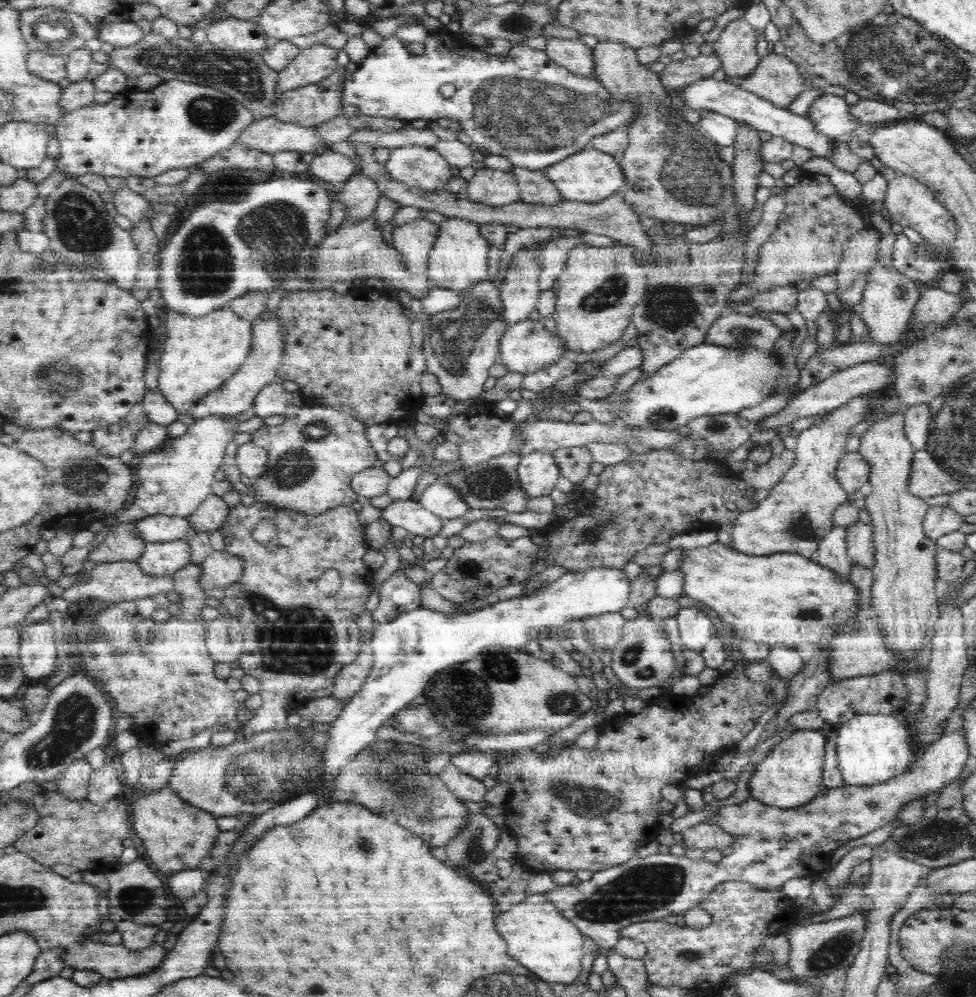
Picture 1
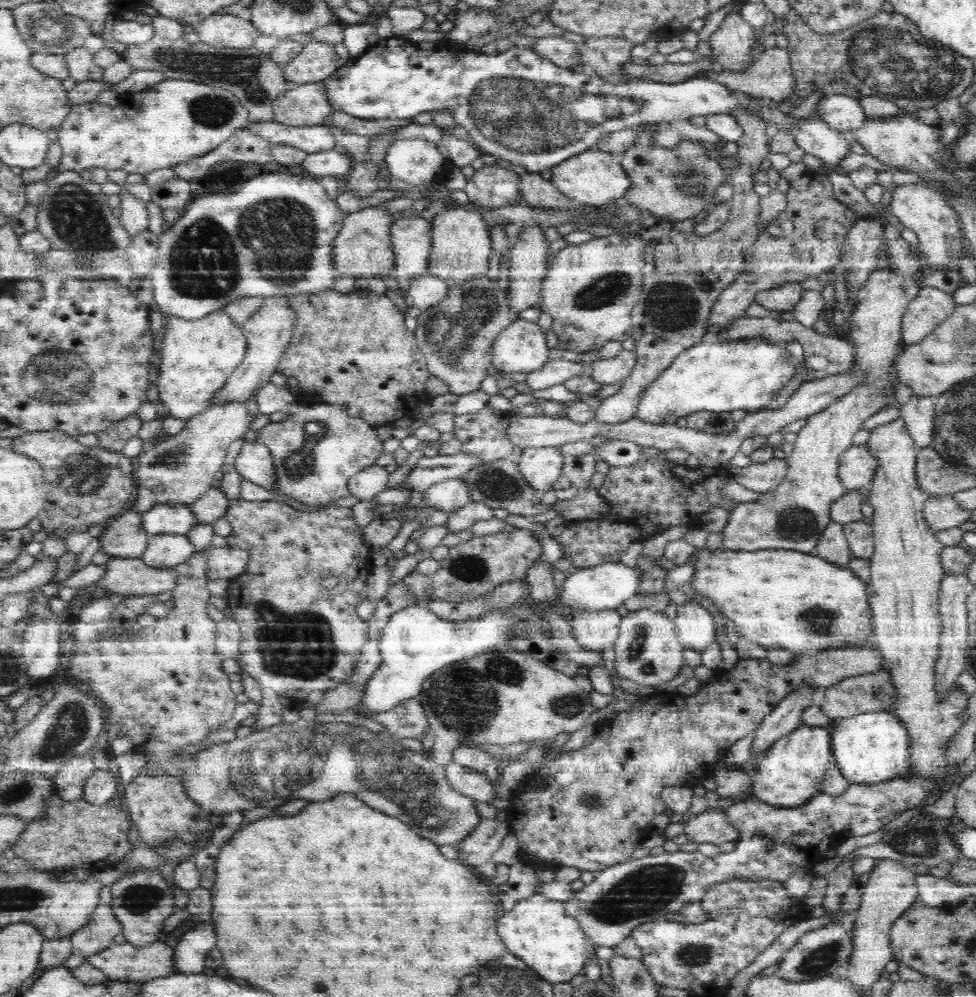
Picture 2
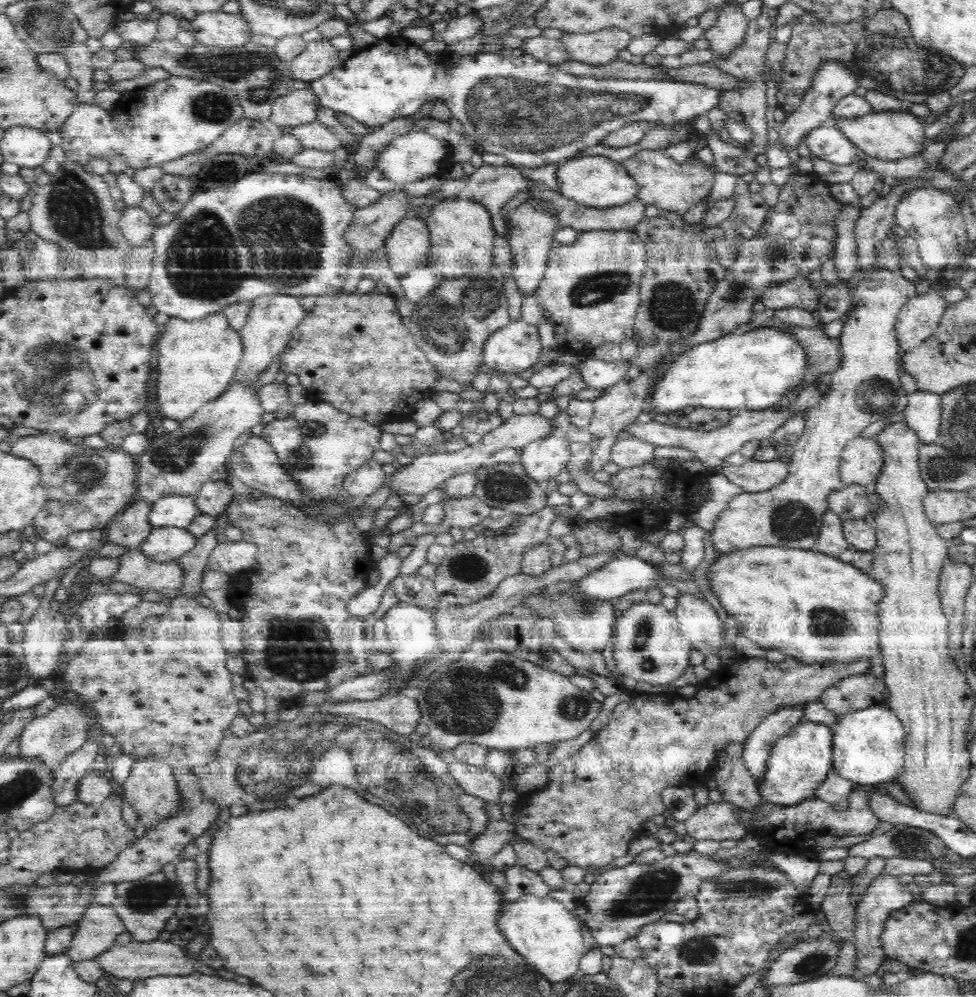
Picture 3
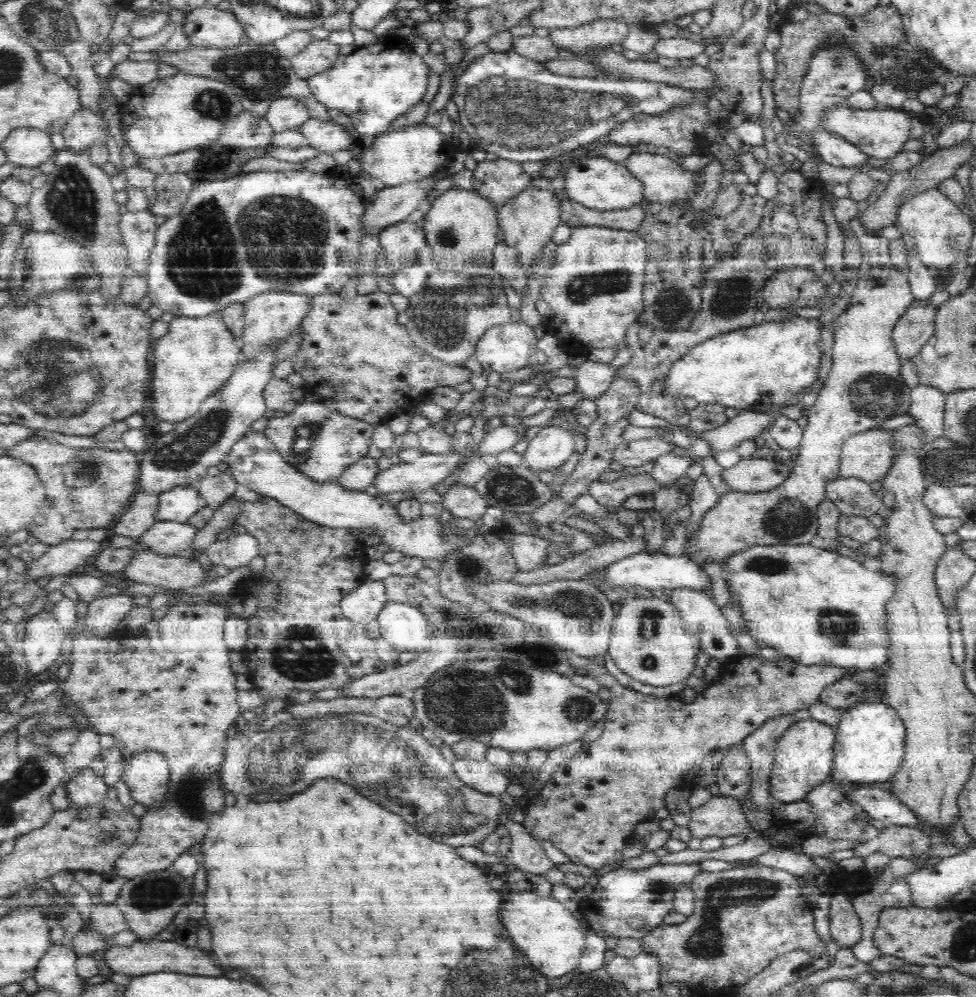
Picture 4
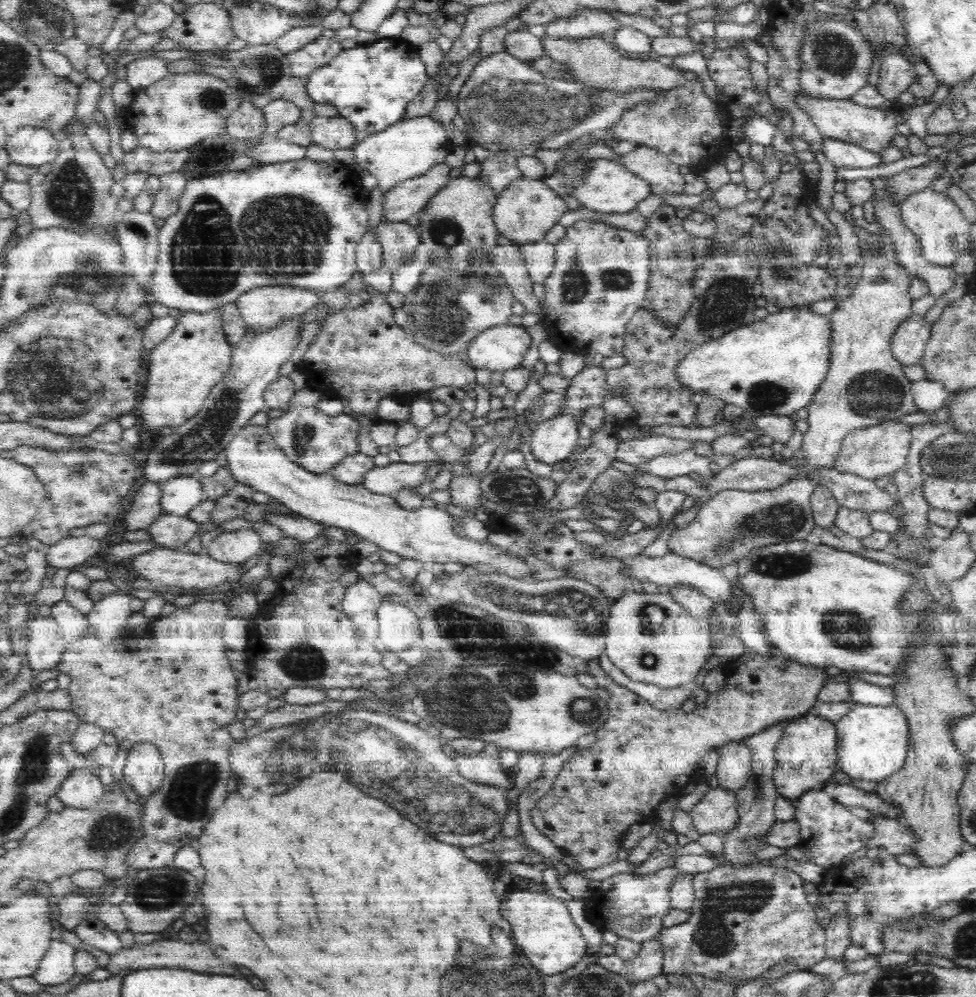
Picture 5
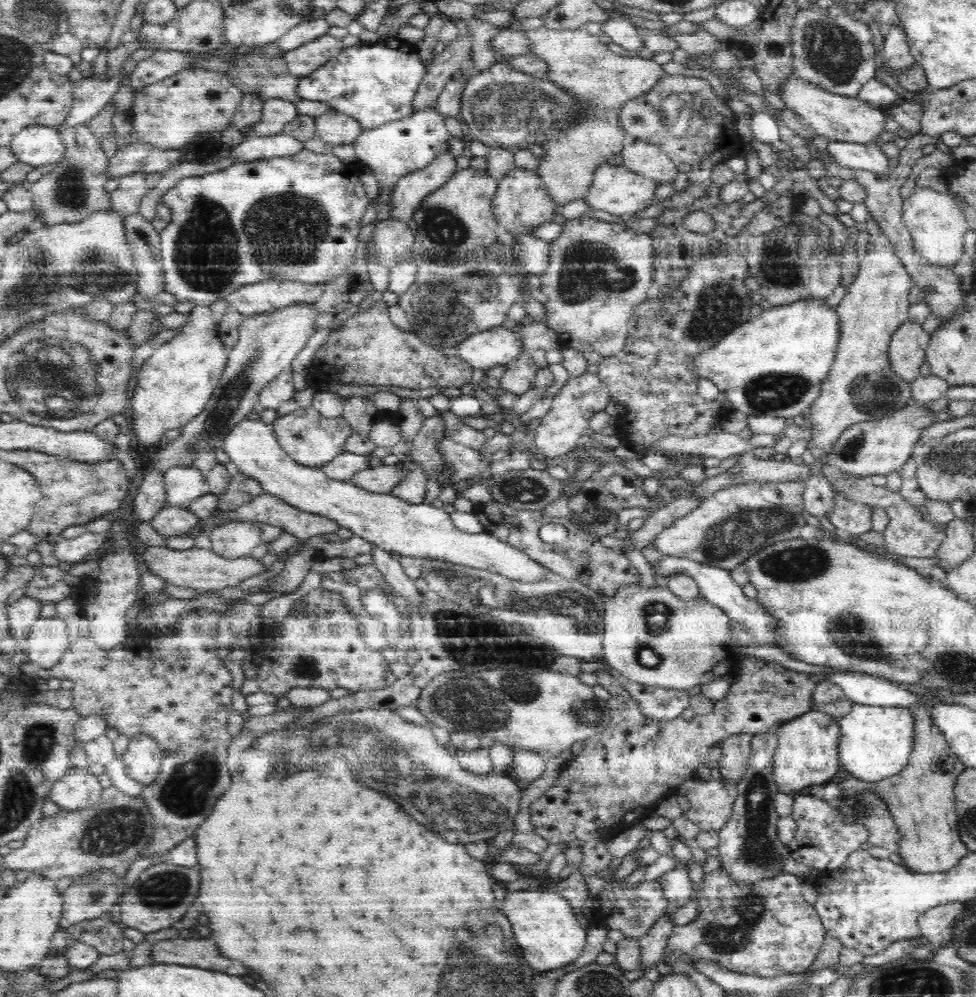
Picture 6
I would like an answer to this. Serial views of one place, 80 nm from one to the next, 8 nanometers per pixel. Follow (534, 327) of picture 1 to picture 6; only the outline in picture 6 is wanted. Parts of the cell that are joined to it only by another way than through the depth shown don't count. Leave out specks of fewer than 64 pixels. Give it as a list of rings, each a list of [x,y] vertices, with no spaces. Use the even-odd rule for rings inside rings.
[[[502,325],[472,335],[458,347],[458,356],[474,369],[510,366],[524,353],[522,339]]]

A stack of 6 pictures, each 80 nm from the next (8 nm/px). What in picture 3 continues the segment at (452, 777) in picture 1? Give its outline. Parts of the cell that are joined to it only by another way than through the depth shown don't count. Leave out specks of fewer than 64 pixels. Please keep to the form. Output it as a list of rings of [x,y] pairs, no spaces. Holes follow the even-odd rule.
[[[452,760],[448,767],[452,777],[466,793],[488,802],[499,803],[500,794],[505,790],[505,783],[486,765],[474,766]]]

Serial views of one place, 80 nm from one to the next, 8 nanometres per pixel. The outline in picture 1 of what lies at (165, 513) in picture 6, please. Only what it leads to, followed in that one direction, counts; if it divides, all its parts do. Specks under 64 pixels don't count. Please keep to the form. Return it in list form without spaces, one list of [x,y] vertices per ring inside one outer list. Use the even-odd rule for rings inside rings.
[[[186,541],[170,543],[146,543],[146,548],[137,563],[148,575],[172,577],[176,571],[190,563],[191,548]]]

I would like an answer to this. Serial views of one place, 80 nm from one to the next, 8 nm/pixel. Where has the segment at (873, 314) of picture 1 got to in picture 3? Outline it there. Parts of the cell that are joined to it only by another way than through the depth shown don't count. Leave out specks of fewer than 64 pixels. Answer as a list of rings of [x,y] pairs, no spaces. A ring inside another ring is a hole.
[[[873,269],[866,273],[864,280],[861,280],[859,283],[853,287],[852,291],[852,303],[851,309],[847,312],[846,315],[842,316],[841,321],[843,324],[842,333],[840,334],[840,353],[842,353],[842,360],[840,360],[840,366],[832,372],[828,378],[830,382],[828,392],[822,396],[822,400],[810,408],[807,412],[808,417],[805,419],[805,428],[798,438],[798,442],[794,444],[794,452],[790,456],[789,464],[789,474],[788,477],[774,488],[770,490],[765,490],[764,492],[757,493],[741,493],[734,496],[728,506],[722,510],[714,524],[714,528],[709,532],[710,533],[710,542],[712,542],[712,548],[716,550],[718,554],[724,554],[724,552],[737,551],[738,549],[747,549],[750,547],[784,547],[784,548],[801,548],[801,549],[812,549],[815,542],[817,541],[820,527],[823,526],[823,514],[828,510],[829,504],[827,503],[828,495],[832,491],[838,491],[839,488],[842,488],[844,484],[839,476],[839,467],[841,464],[841,452],[843,448],[850,442],[852,439],[860,437],[860,434],[864,432],[869,424],[874,424],[878,420],[885,421],[889,416],[897,415],[899,413],[903,414],[909,402],[907,401],[907,393],[904,391],[899,382],[899,373],[902,369],[902,353],[899,346],[899,338],[896,337],[896,323],[898,320],[898,315],[900,311],[903,310],[904,305],[912,297],[917,295],[917,290],[914,283],[911,283],[905,276],[902,275],[900,270],[888,270],[888,269]]]

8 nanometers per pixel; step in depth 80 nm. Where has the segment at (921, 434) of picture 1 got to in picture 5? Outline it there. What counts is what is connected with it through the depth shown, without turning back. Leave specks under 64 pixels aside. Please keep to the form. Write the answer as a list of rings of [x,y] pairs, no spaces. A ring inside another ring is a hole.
[[[925,379],[911,382],[911,396],[920,413],[933,415],[945,406],[950,392],[942,383]]]

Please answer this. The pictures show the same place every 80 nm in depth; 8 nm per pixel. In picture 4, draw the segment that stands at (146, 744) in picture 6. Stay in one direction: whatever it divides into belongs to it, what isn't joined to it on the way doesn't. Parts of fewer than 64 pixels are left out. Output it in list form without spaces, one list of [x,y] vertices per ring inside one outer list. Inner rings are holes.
[[[142,751],[128,757],[122,775],[133,799],[153,809],[163,809],[170,792],[170,767],[164,755]]]

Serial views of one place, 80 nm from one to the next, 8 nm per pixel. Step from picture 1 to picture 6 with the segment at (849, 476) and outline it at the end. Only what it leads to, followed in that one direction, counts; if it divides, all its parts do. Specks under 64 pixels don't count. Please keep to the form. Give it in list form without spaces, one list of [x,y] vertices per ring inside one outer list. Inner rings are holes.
[[[912,399],[909,406],[895,415],[886,416],[872,423],[858,423],[848,427],[839,436],[834,445],[834,451],[826,455],[827,465],[834,466],[844,473],[858,477],[885,475],[900,471],[912,457],[917,438],[926,425],[934,424],[938,418],[924,404]]]

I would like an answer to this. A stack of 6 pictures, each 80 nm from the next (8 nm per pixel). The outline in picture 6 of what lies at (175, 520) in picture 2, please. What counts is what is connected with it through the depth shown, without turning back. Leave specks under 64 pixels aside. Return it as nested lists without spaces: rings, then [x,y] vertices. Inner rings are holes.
[[[175,468],[168,471],[164,479],[167,505],[189,508],[194,499],[210,493],[210,486],[198,468]]]

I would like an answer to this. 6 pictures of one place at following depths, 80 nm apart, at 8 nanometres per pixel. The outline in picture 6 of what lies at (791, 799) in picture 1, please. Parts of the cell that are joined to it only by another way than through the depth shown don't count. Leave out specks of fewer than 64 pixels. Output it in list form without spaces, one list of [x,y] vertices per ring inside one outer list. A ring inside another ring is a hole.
[[[810,710],[795,719],[783,721],[777,730],[777,747],[773,756],[773,779],[780,791],[783,791],[789,799],[790,794],[808,788],[808,786],[819,786],[836,776],[840,770],[838,742],[840,738],[840,727],[837,718],[820,710]]]

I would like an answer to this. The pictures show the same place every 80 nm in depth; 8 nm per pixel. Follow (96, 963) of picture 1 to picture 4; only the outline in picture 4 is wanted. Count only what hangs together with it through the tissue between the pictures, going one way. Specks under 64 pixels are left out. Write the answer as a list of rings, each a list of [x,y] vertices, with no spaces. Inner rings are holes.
[[[160,939],[137,940],[131,946],[110,947],[104,957],[108,967],[114,973],[127,974],[132,978],[155,972],[177,972],[196,976],[220,976],[220,964],[214,962],[210,954],[204,950],[190,946],[181,946],[176,941],[161,941]]]

